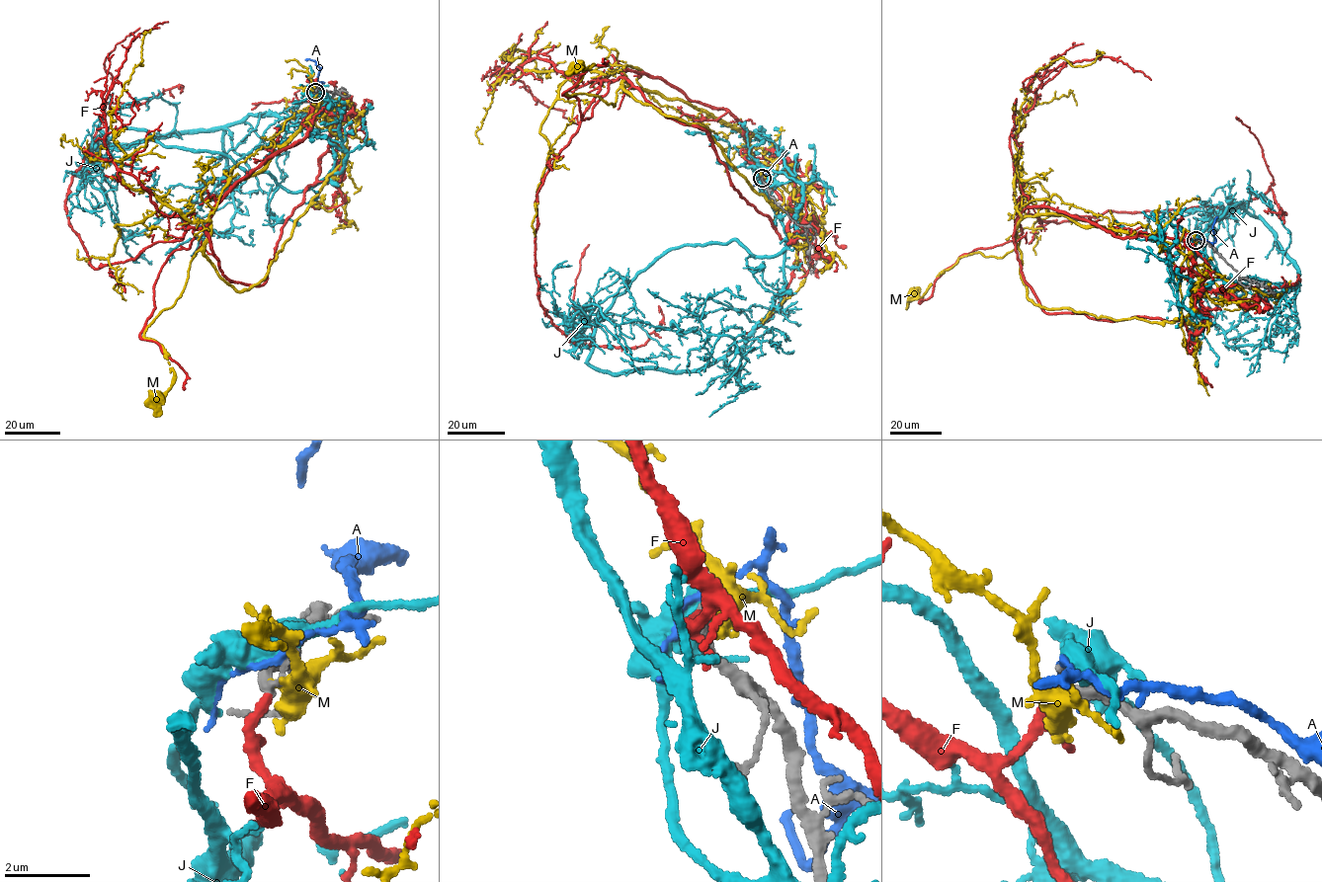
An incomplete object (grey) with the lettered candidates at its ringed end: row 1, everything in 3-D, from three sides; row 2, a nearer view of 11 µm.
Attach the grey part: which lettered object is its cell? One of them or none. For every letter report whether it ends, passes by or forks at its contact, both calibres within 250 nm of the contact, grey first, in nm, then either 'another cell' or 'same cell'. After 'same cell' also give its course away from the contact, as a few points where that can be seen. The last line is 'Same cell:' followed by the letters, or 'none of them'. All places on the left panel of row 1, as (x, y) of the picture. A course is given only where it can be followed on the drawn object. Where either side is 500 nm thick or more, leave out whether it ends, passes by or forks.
A: it passes by; calibres 130 and 140 nm; another cell
F: it ends; calibres 240 and 200 nm; same cell; course (315, 91), (307, 134), (235, 182), (206, 224), (96, 269), (64, 201), (113, 85), (105, 57), (139, 28)
J: it forks; calibres 280 and 460 nm; another cell
M: it forks; calibres 240 and 400 nm; another cell
Same cell: F

